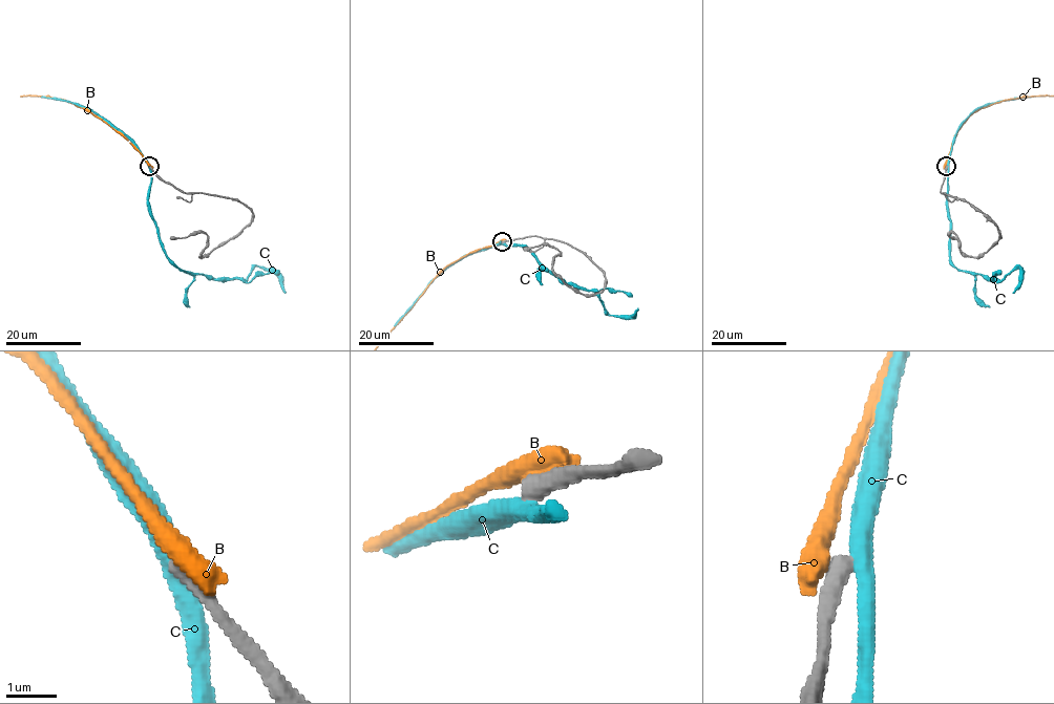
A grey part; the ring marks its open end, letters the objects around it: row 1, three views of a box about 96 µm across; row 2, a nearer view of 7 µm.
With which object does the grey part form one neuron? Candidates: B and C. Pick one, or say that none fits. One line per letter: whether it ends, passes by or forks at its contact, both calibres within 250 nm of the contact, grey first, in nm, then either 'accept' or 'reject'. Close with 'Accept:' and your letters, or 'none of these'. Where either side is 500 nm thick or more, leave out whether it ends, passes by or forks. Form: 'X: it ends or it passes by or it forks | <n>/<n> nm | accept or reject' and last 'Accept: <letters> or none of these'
B: 440/500 nm | reject
C: it passes by | 400/400 nm | reject
Accept: none of these

